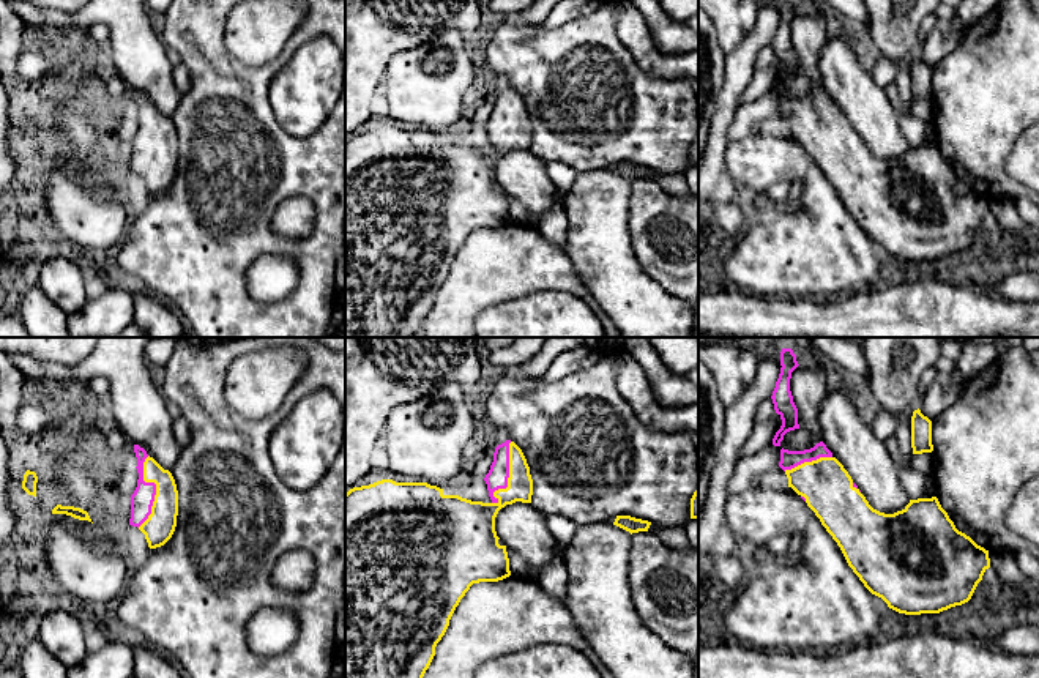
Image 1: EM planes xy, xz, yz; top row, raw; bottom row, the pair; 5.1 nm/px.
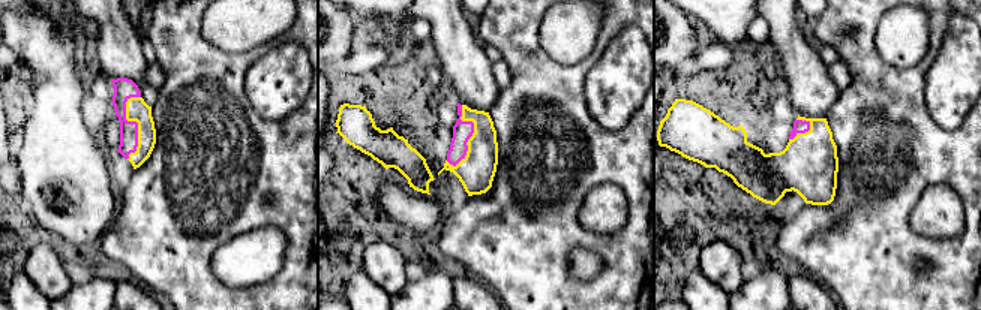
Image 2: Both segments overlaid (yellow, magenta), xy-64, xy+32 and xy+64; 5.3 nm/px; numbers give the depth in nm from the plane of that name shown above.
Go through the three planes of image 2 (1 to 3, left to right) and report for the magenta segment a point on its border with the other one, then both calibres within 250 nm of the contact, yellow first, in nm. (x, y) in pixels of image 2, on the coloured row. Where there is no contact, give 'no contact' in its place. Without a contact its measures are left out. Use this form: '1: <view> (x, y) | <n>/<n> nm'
1: xy-64 (135, 120) | 120/120 nm
2: xy+32 (474, 132) | 200/110 nm
3: xy+64 (803, 134) | 320/70 nm

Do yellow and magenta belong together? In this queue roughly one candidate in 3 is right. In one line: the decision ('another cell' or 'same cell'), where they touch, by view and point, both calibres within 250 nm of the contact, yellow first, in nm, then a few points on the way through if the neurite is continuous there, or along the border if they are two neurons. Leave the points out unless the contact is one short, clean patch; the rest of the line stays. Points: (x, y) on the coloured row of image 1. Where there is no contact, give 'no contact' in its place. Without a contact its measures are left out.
same cell; meets yellow in xy at (156, 489); 160 nm thick on the yellow side, 120 nm on the other

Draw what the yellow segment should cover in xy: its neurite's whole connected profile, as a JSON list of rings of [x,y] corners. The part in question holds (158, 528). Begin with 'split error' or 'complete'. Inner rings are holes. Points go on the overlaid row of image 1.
split error; [[[134,445],[137,487],[131,495],[129,525],[137,527],[150,549],[164,546],[173,535],[178,516],[178,490],[169,470],[164,470],[143,448]]]

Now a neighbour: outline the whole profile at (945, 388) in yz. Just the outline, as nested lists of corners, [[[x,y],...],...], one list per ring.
[[[955,371],[938,374],[922,394],[919,410],[929,419],[937,418],[963,391],[965,378]]]

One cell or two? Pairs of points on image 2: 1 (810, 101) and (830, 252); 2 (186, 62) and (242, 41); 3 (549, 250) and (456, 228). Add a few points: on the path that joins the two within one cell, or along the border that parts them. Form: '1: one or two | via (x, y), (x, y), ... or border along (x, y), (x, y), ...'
1: two | border along (842, 90), (825, 117)
2: two | border along (201, 18), (212, 45), (257, 48)
3: one | via (527, 250), (504, 250), (488, 238), (479, 238)

